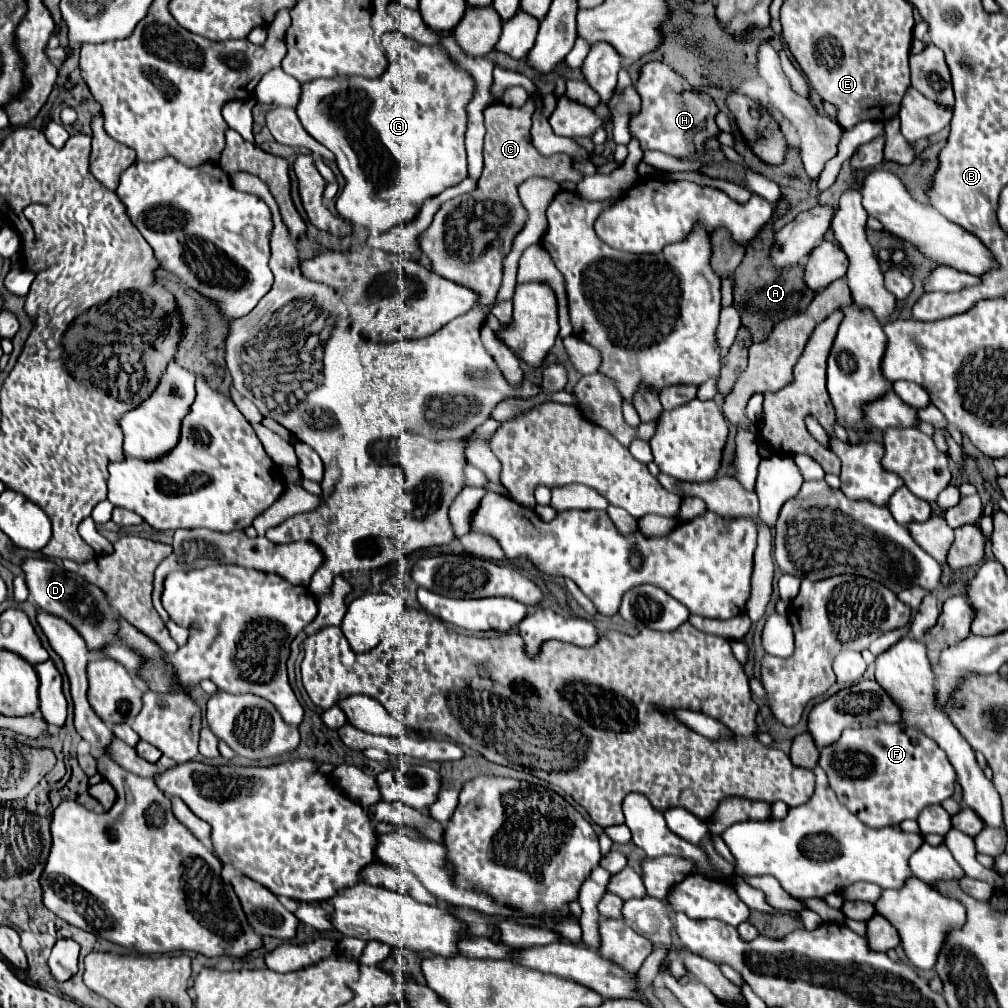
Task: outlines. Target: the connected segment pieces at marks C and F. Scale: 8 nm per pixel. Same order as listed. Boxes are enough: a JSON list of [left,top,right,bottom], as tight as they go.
[[418,97,582,305],[818,723,956,829]]

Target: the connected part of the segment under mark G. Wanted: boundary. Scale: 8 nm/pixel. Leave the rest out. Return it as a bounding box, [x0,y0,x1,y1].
[296,31,476,233]

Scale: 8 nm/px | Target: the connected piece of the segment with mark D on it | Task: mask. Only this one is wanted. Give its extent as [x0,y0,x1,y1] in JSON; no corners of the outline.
[20,559,118,651]

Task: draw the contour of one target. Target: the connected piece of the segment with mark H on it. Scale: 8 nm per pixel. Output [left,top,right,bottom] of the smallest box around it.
[630,61,718,157]

